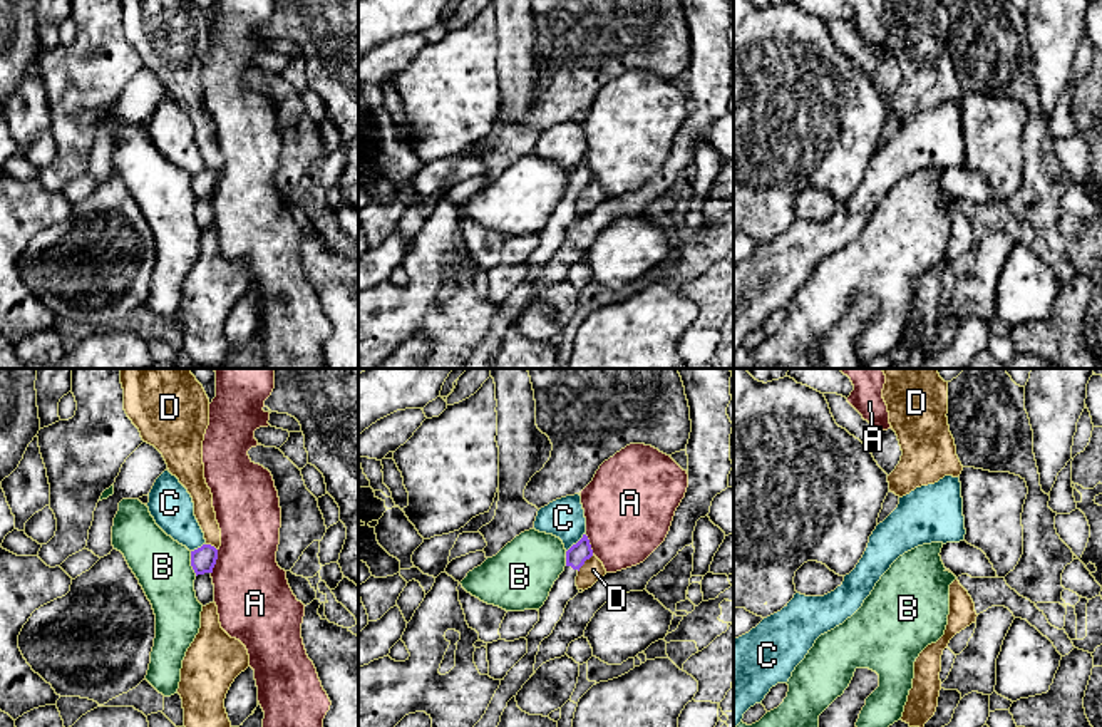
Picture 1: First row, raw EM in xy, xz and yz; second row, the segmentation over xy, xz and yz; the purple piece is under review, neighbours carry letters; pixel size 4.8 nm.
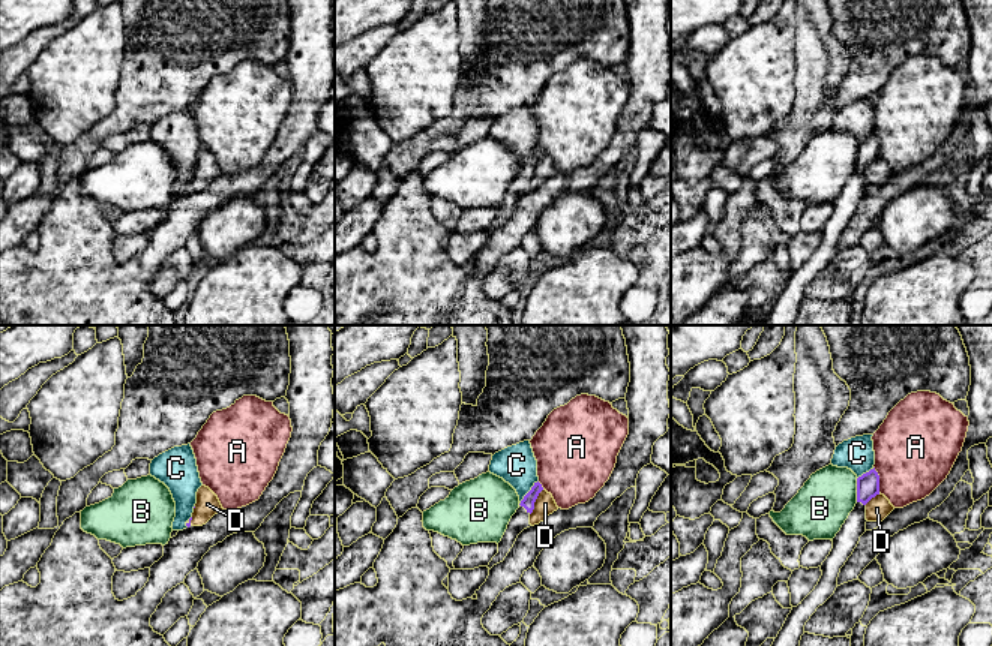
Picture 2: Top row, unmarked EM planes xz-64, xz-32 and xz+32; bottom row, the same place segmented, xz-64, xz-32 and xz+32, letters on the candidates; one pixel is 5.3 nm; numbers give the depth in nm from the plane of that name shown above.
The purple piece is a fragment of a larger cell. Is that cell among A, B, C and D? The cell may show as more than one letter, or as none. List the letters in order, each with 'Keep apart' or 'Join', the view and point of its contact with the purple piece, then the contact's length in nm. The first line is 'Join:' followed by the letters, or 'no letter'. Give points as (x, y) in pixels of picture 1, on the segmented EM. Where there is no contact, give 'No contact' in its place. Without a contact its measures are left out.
Join: no letter
A: Keep apart. Touches purple at xy (215, 562). Shared border 120 nm
B: Keep apart. Touches purple at xy (191, 563). Shared border 120 nm
C: Keep apart. Touches purple at xz (576, 543). Shared border 130 nm
D: Keep apart. Touches purple at xz (583, 563). Shared border 120 nm

